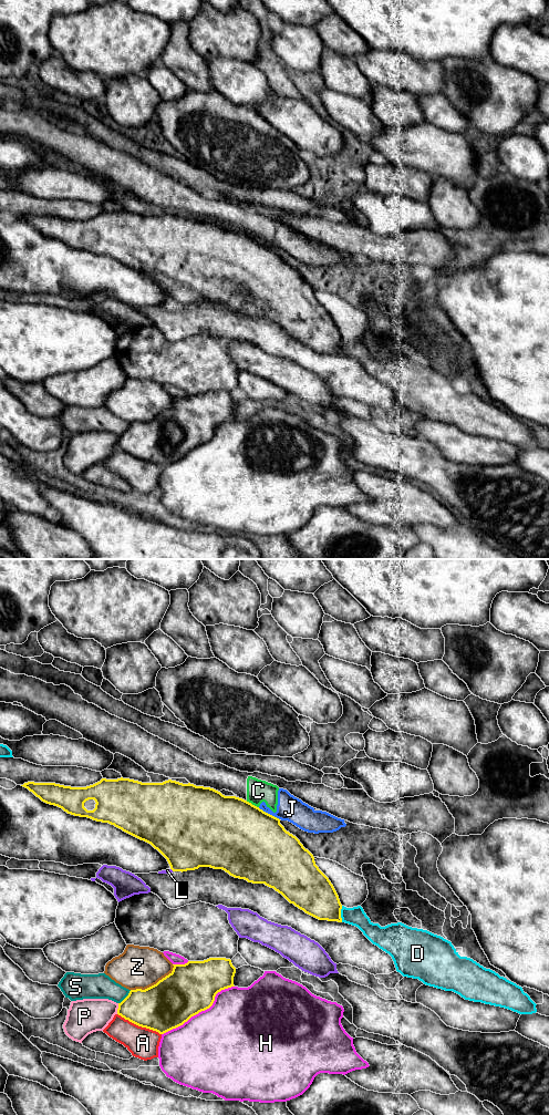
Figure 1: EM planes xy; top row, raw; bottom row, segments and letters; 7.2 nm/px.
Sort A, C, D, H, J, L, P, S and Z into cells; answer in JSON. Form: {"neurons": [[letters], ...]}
{"neurons": [["A"], ["C", "J"], ["D"], ["H"], ["L"], ["P"], ["S"], ["Z"]]}

